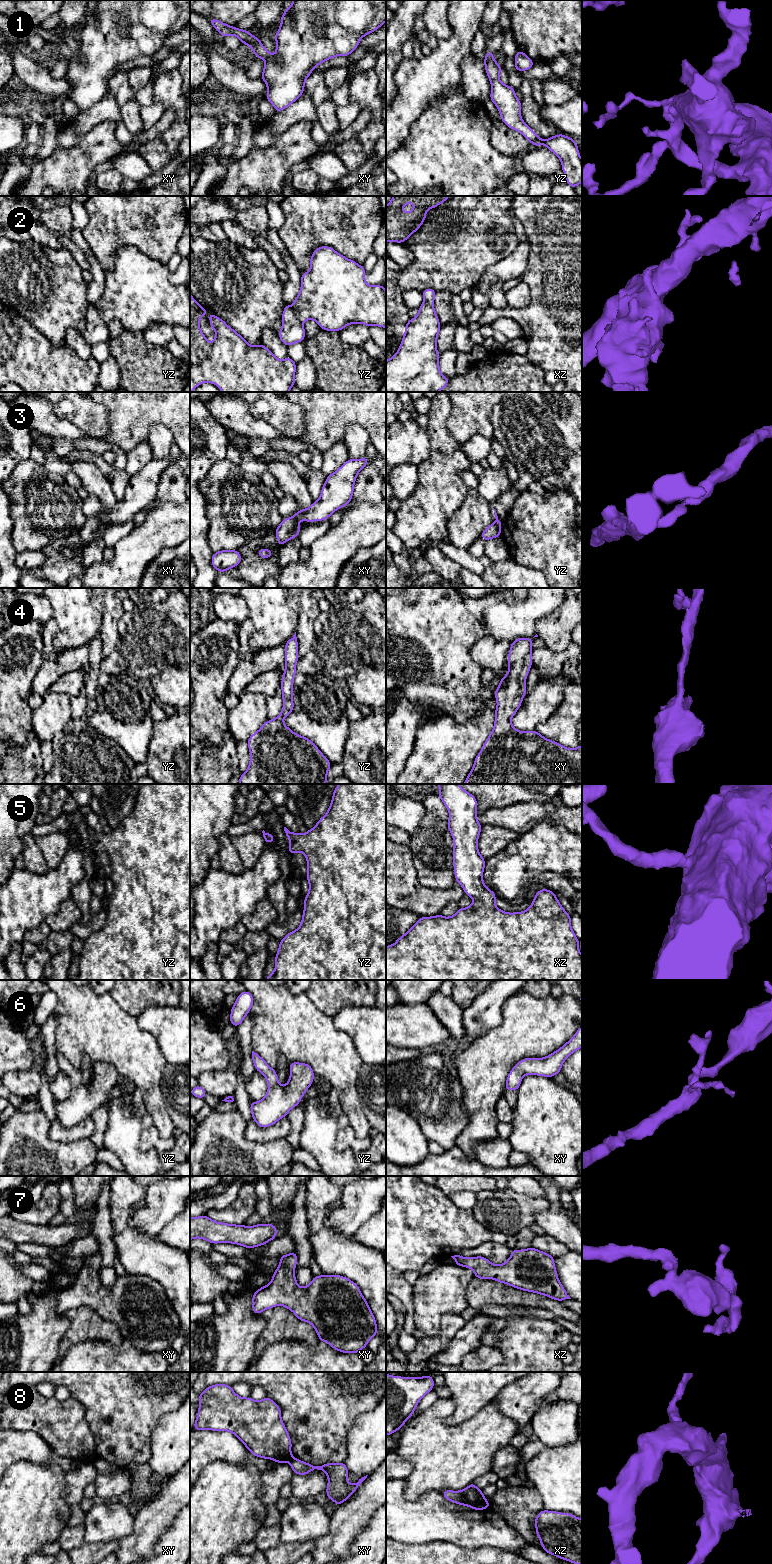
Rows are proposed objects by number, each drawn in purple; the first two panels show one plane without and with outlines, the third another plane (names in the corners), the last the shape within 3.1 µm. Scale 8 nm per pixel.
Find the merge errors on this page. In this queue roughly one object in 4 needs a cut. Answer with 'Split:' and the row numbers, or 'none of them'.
Split: 1, 3, 8

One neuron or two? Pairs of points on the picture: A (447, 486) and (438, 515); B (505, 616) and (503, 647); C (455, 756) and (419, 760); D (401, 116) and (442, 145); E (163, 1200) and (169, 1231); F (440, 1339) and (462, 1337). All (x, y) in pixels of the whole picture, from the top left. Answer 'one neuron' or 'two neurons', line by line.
A: one neuron
B: two neurons
C: one neuron
D: two neurons
E: two neurons
F: two neurons

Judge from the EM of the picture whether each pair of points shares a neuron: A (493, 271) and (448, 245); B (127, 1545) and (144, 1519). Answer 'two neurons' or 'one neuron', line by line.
A: two neurons
B: one neuron

